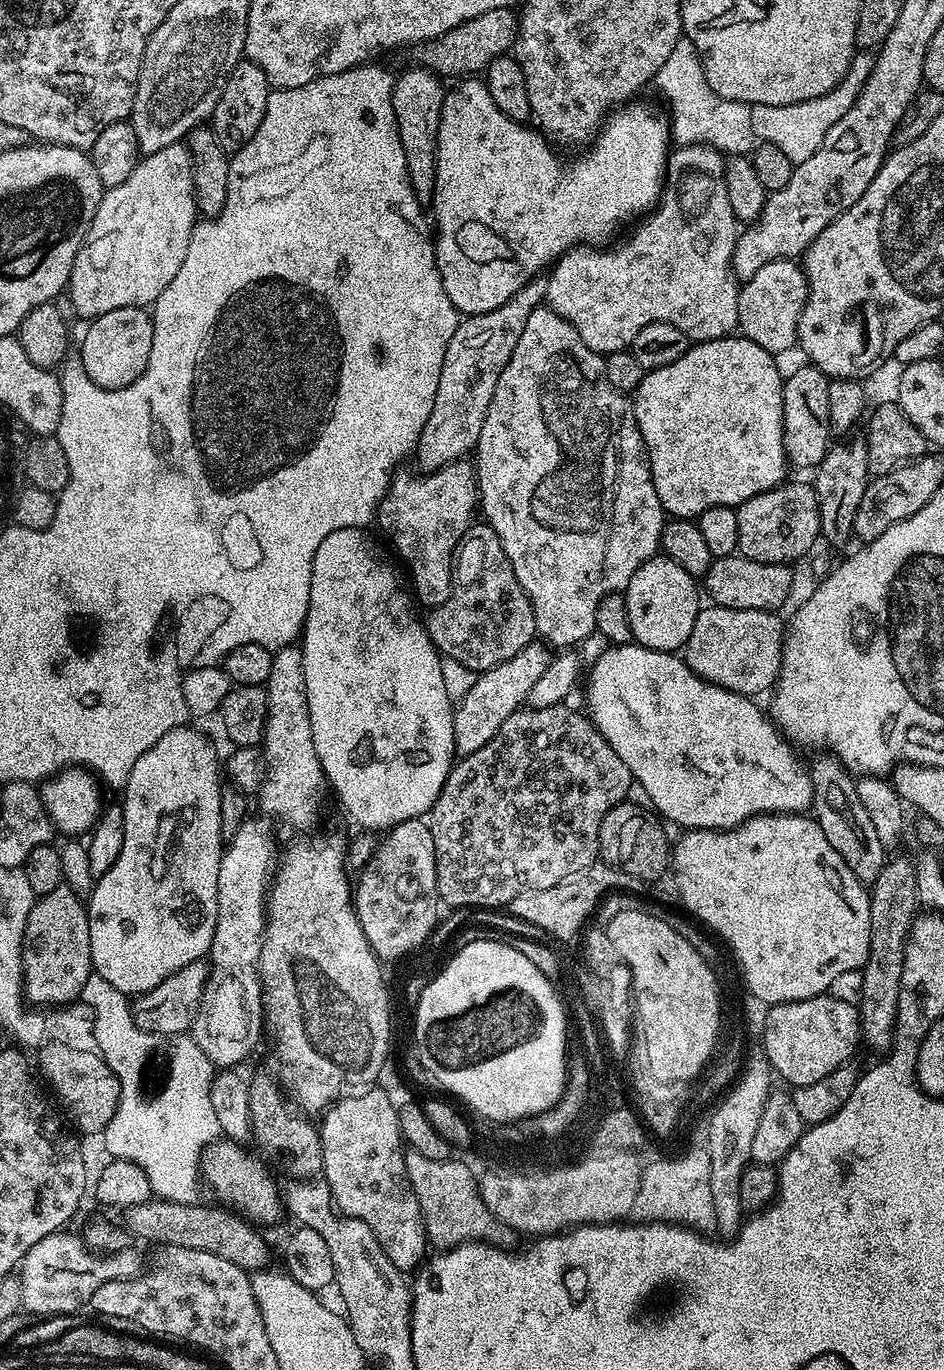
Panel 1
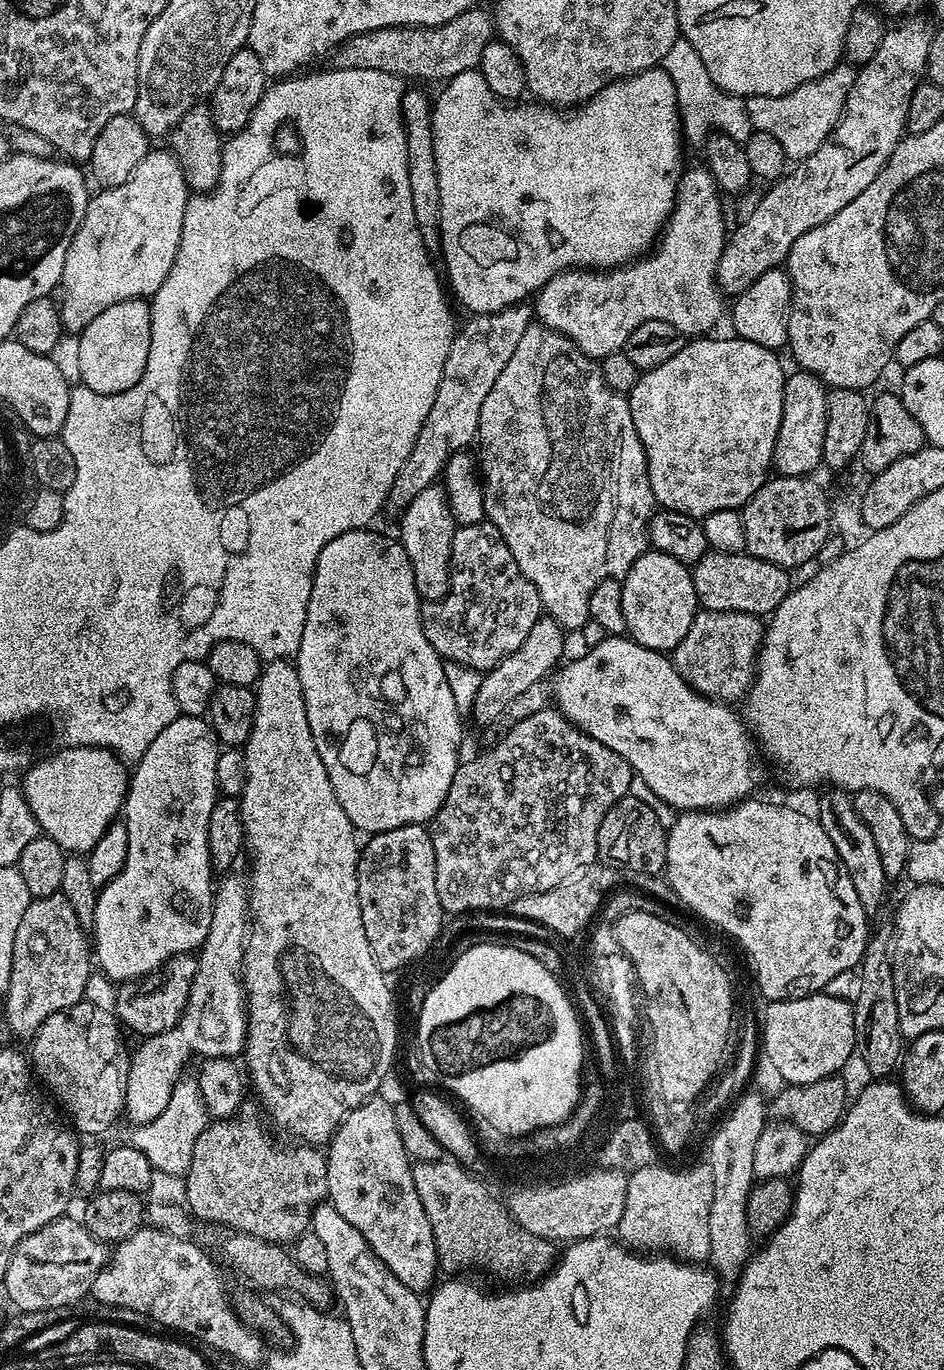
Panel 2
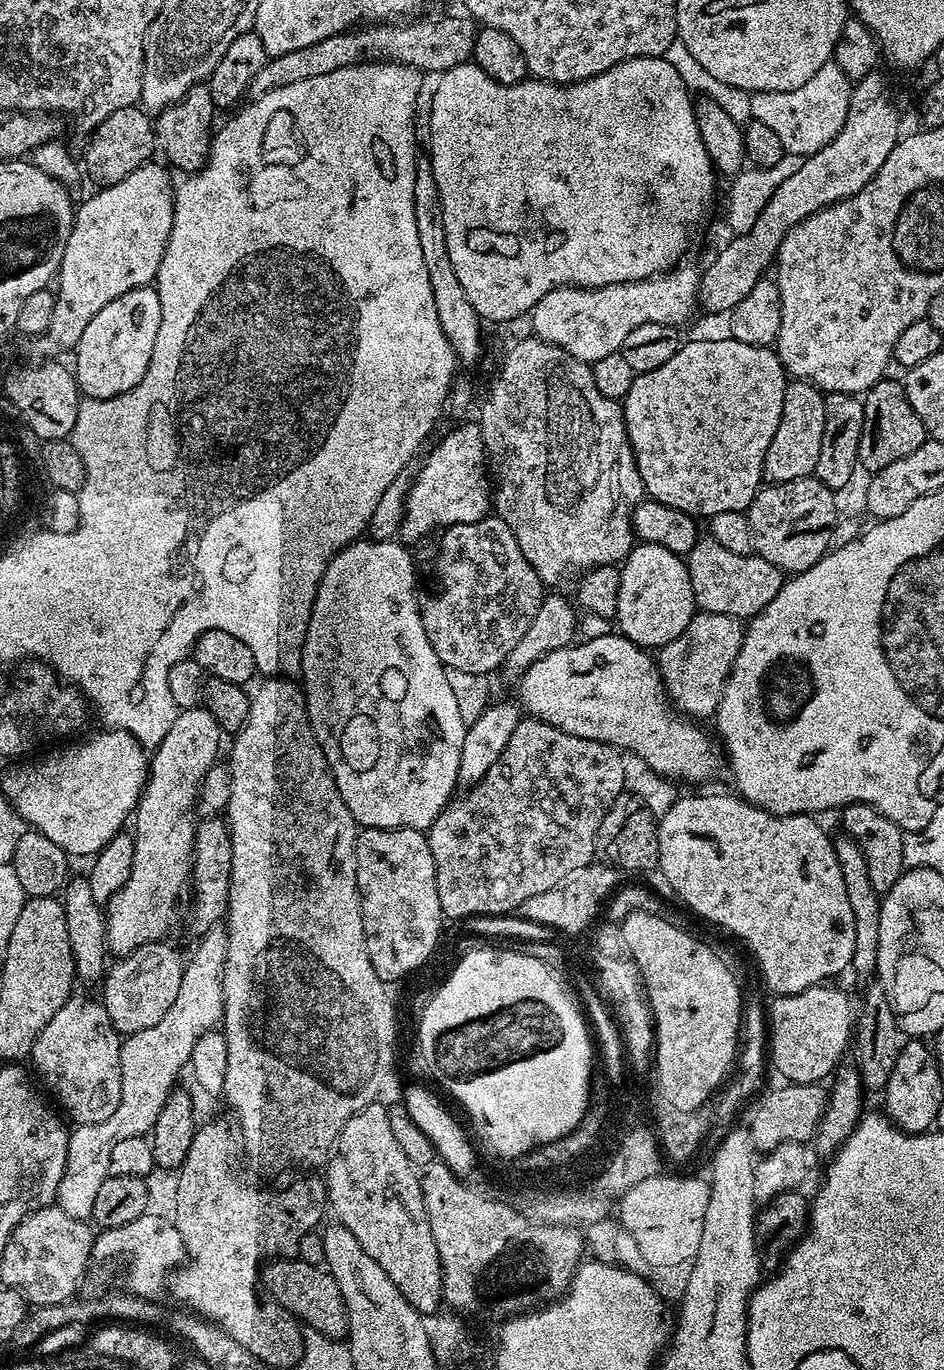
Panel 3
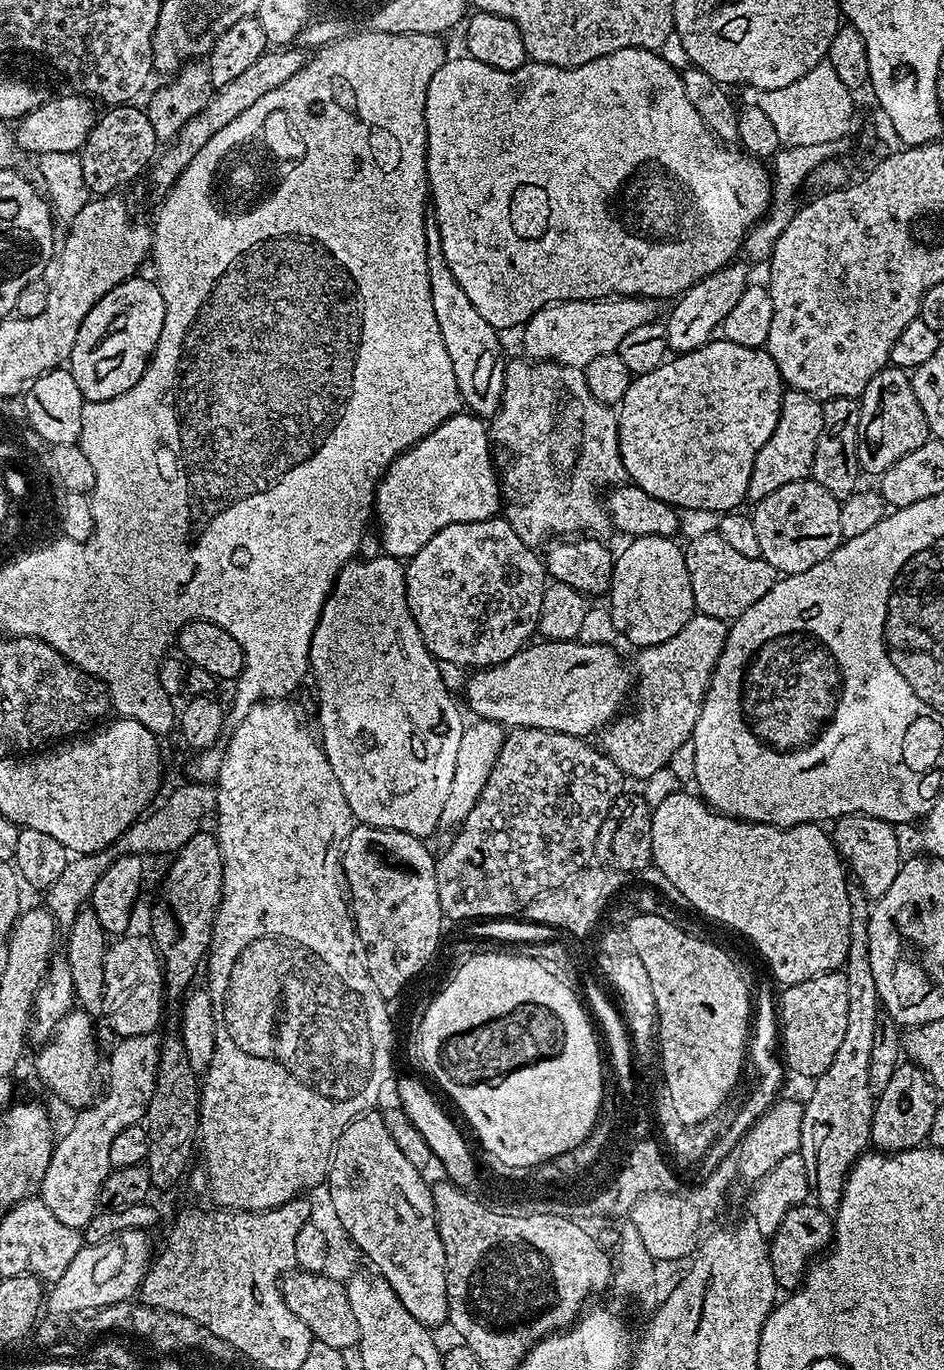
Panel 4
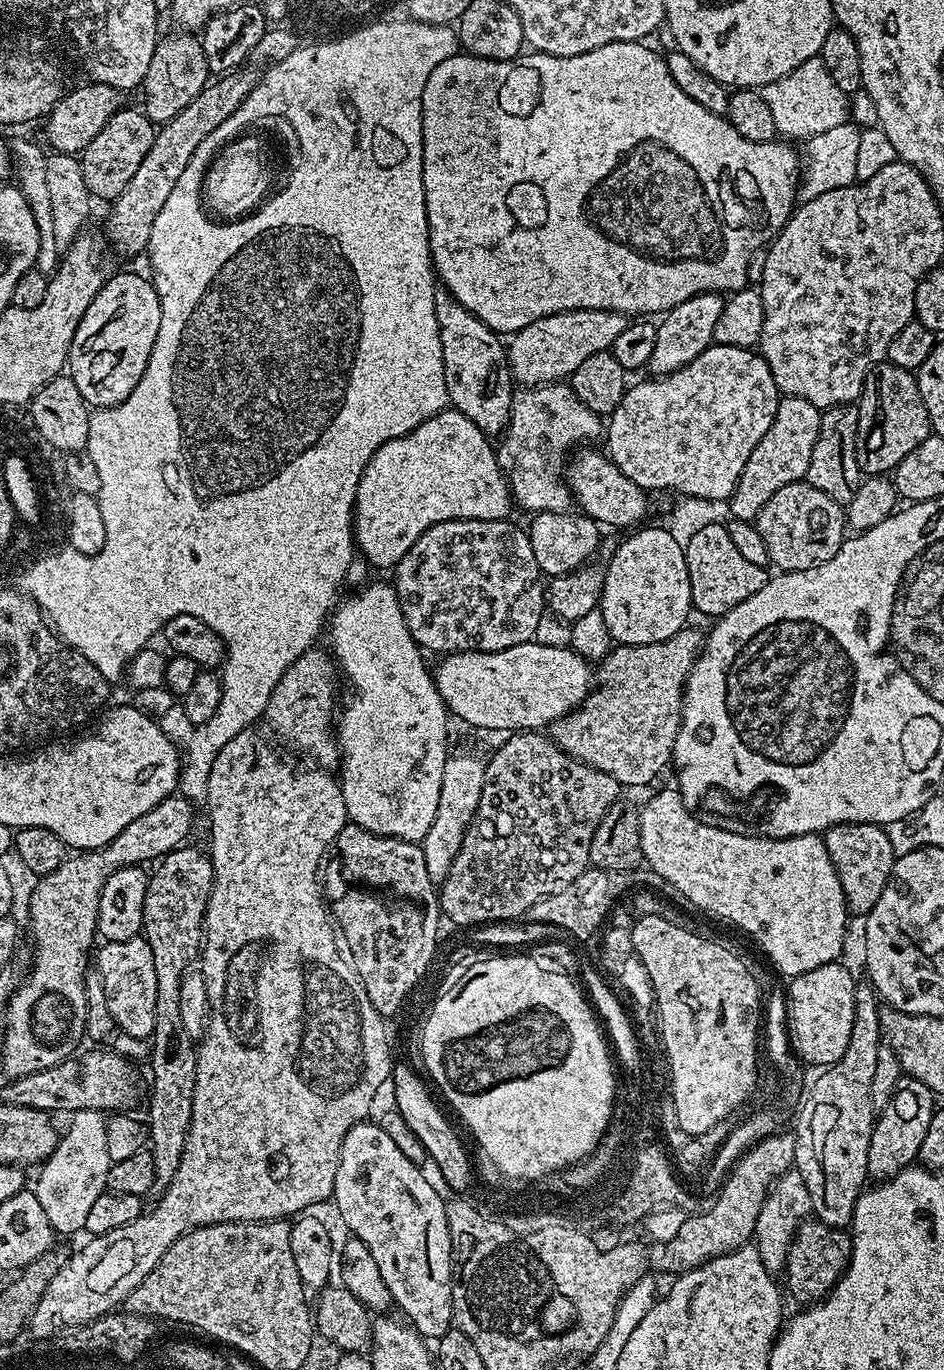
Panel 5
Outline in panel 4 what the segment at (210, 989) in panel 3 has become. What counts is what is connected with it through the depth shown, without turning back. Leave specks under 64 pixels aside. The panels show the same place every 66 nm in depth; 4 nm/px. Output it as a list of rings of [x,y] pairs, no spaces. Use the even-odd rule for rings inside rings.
[[[151,1032],[141,1036],[125,1036],[115,1042],[116,1049],[113,1050],[112,1057],[109,1060],[107,1057],[106,1060],[108,1093],[105,1096],[103,1093],[89,1108],[81,1108],[75,1113],[76,1121],[69,1126],[65,1136],[61,1135],[57,1139],[52,1150],[50,1166],[46,1166],[46,1178],[42,1178],[40,1183],[39,1199],[43,1200],[46,1206],[50,1206],[58,1222],[63,1222],[65,1226],[71,1228],[82,1230],[96,1215],[100,1204],[102,1182],[106,1182],[109,1172],[113,1169],[110,1162],[110,1142],[114,1142],[118,1130],[131,1124],[141,1123],[145,1119],[148,1103],[155,1090],[156,1075],[159,1072],[161,1037],[156,1032]]]

